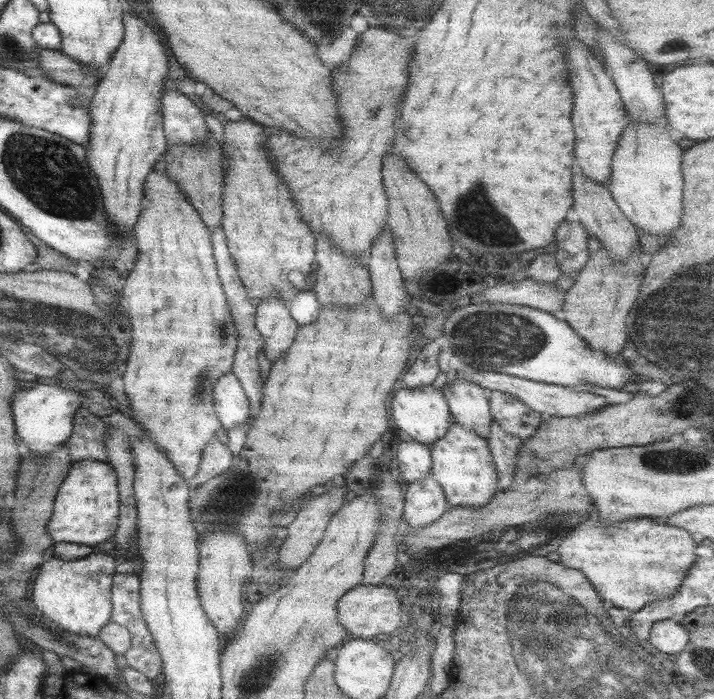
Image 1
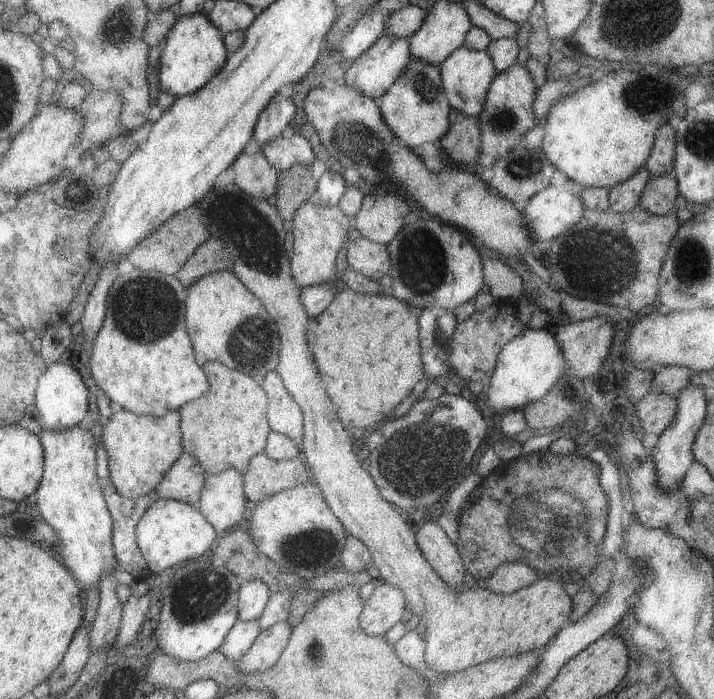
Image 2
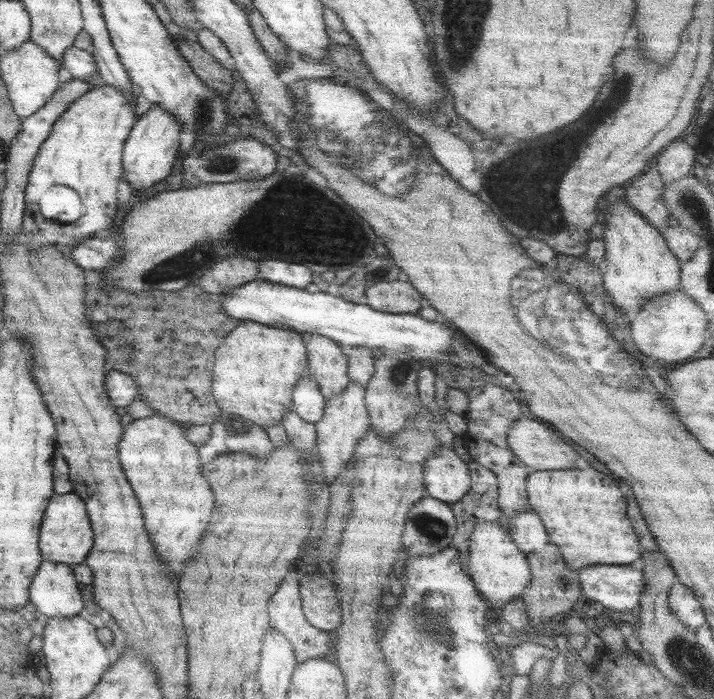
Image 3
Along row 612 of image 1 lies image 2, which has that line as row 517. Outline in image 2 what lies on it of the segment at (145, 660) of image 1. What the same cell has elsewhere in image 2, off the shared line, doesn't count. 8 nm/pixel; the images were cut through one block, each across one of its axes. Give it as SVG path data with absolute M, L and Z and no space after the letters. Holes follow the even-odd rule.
M105 484L103 486L103 500L107 504L107 510L111 514L111 520L113 520L113 530L111 530L111 546L113 546L113 556L115 556L115 564L117 564L117 570L125 570L133 582L141 582L143 578L149 578L151 576L151 570L149 570L149 564L145 562L145 558L141 556L139 552L139 546L135 542L135 526L137 522L141 520L141 516L145 514L145 510L149 510L149 506L157 500L157 494L151 492L151 494L145 494L141 498L125 498L121 496L111 484Z

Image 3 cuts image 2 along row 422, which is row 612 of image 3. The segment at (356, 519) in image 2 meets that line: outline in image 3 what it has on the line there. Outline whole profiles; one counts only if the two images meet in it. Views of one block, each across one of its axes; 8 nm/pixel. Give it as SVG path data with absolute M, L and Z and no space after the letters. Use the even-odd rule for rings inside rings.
M319 574L297 576L297 582L305 620L323 632L335 632L341 626L341 606L335 584Z

